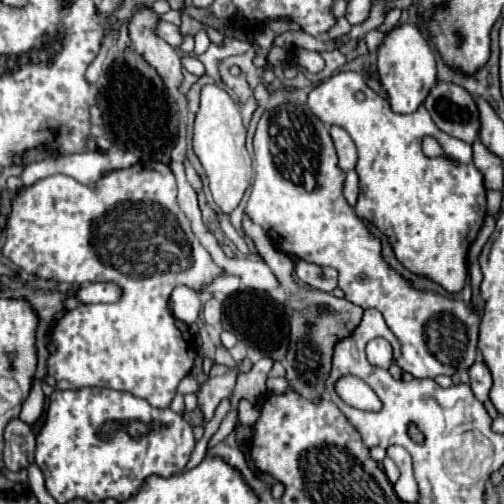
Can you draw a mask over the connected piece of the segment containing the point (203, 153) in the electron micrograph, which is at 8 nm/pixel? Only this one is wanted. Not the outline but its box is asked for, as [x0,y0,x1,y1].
[193,85,253,213]

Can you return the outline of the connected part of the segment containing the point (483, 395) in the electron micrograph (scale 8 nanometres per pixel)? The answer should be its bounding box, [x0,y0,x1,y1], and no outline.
[469,357,491,403]

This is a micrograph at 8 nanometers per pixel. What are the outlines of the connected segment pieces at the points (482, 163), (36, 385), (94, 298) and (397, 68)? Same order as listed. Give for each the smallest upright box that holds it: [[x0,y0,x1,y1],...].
[[473,141,503,190],[19,379,45,425],[75,283,121,303],[377,25,437,113]]

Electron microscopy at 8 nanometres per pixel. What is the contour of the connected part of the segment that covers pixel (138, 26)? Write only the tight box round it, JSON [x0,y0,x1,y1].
[129,7,183,91]

